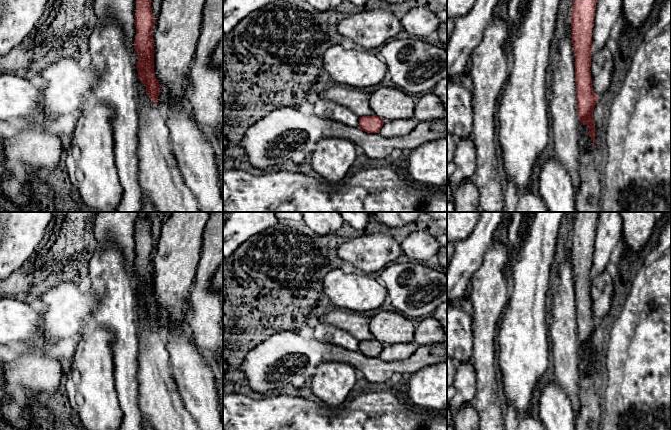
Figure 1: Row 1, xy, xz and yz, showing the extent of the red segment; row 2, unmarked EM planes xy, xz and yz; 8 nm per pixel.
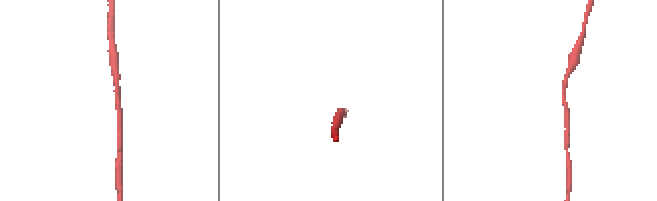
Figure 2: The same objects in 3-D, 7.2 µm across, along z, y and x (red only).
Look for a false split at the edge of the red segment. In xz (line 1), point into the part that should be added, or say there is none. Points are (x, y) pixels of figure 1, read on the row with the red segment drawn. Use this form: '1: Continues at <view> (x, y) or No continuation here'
1: No continuation here

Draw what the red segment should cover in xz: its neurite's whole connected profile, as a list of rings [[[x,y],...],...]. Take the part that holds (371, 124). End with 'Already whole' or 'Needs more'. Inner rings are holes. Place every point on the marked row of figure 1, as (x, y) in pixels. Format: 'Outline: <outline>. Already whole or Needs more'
Outline: [[[362,116],[359,118],[359,128],[367,133],[379,133],[385,120],[376,116]]]. Already whole

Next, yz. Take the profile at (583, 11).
Outline: [[[573,0],[571,14],[572,44],[575,55],[575,82],[579,121],[589,128],[595,150],[593,111],[599,100],[592,87],[591,54],[597,0]]]. Already whole

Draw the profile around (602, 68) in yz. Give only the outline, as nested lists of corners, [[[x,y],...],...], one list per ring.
[[[607,47],[592,50],[590,71],[592,87],[598,98],[611,87],[615,75],[615,62],[616,57]]]

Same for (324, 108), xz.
[[[325,98],[315,104],[313,114],[320,118],[344,124],[351,128],[359,127],[359,116],[350,109],[339,104],[332,103]]]

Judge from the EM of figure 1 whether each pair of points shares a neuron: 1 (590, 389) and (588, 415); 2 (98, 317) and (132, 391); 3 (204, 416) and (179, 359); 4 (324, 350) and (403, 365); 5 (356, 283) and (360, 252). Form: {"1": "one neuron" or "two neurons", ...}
{"1": "one neuron", "2": "one neuron", "3": "one neuron", "4": "one neuron", "5": "two neurons"}

